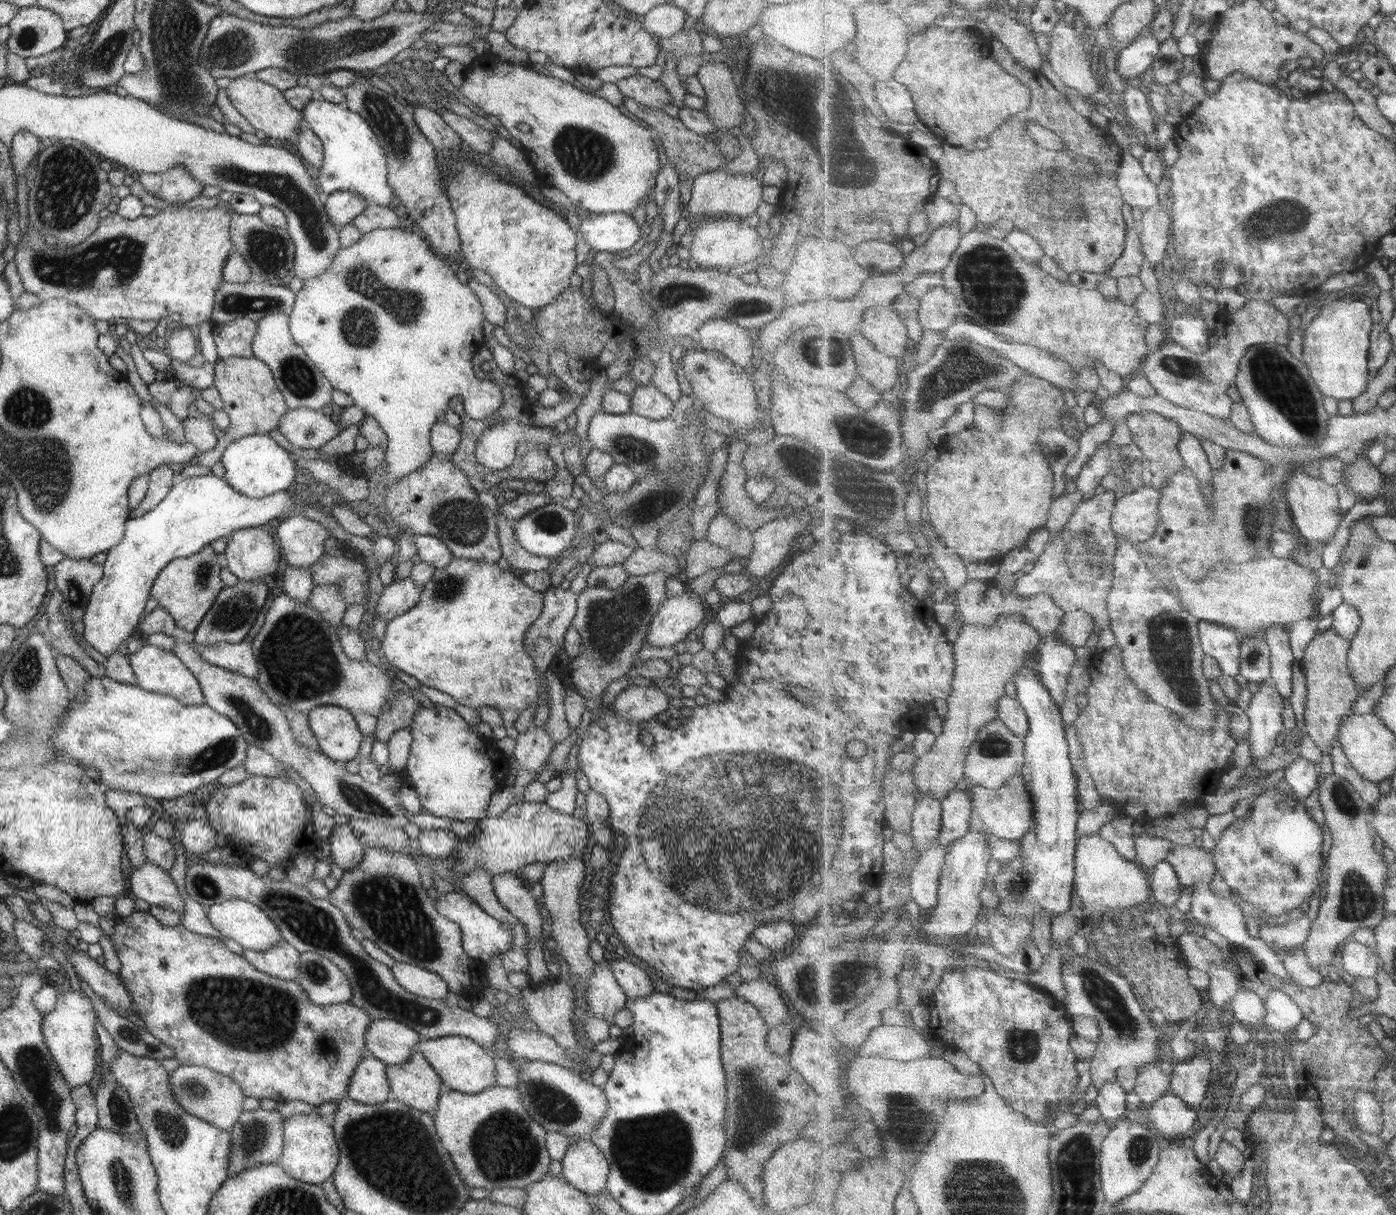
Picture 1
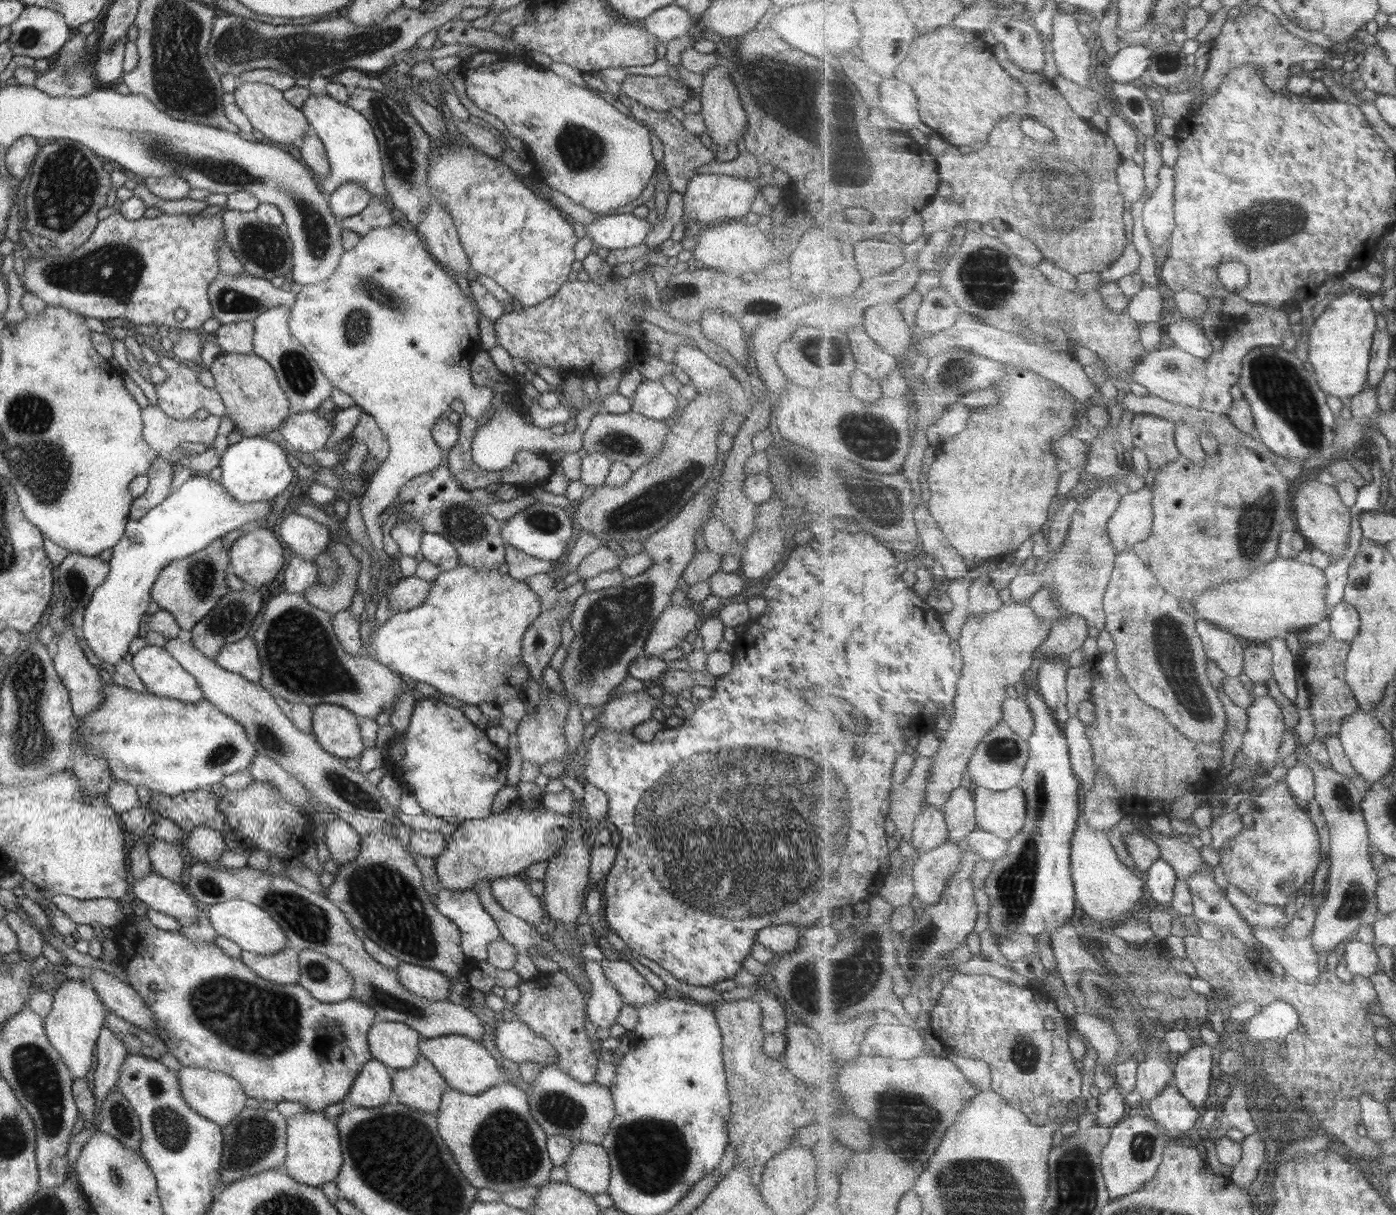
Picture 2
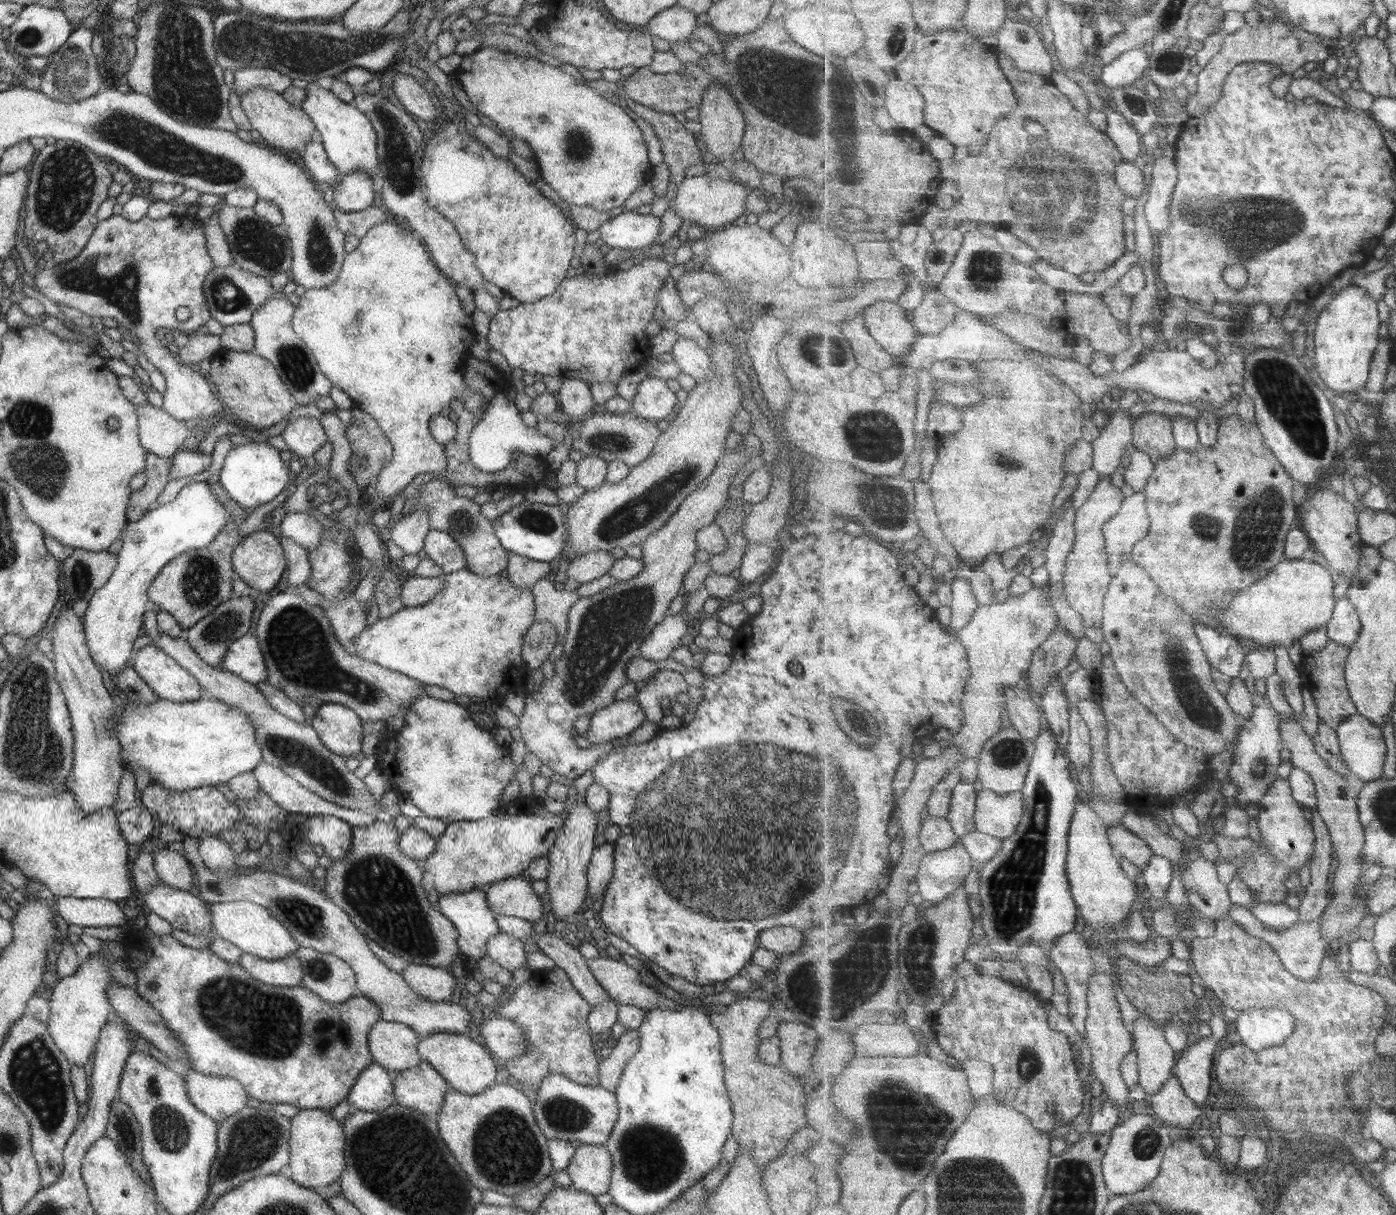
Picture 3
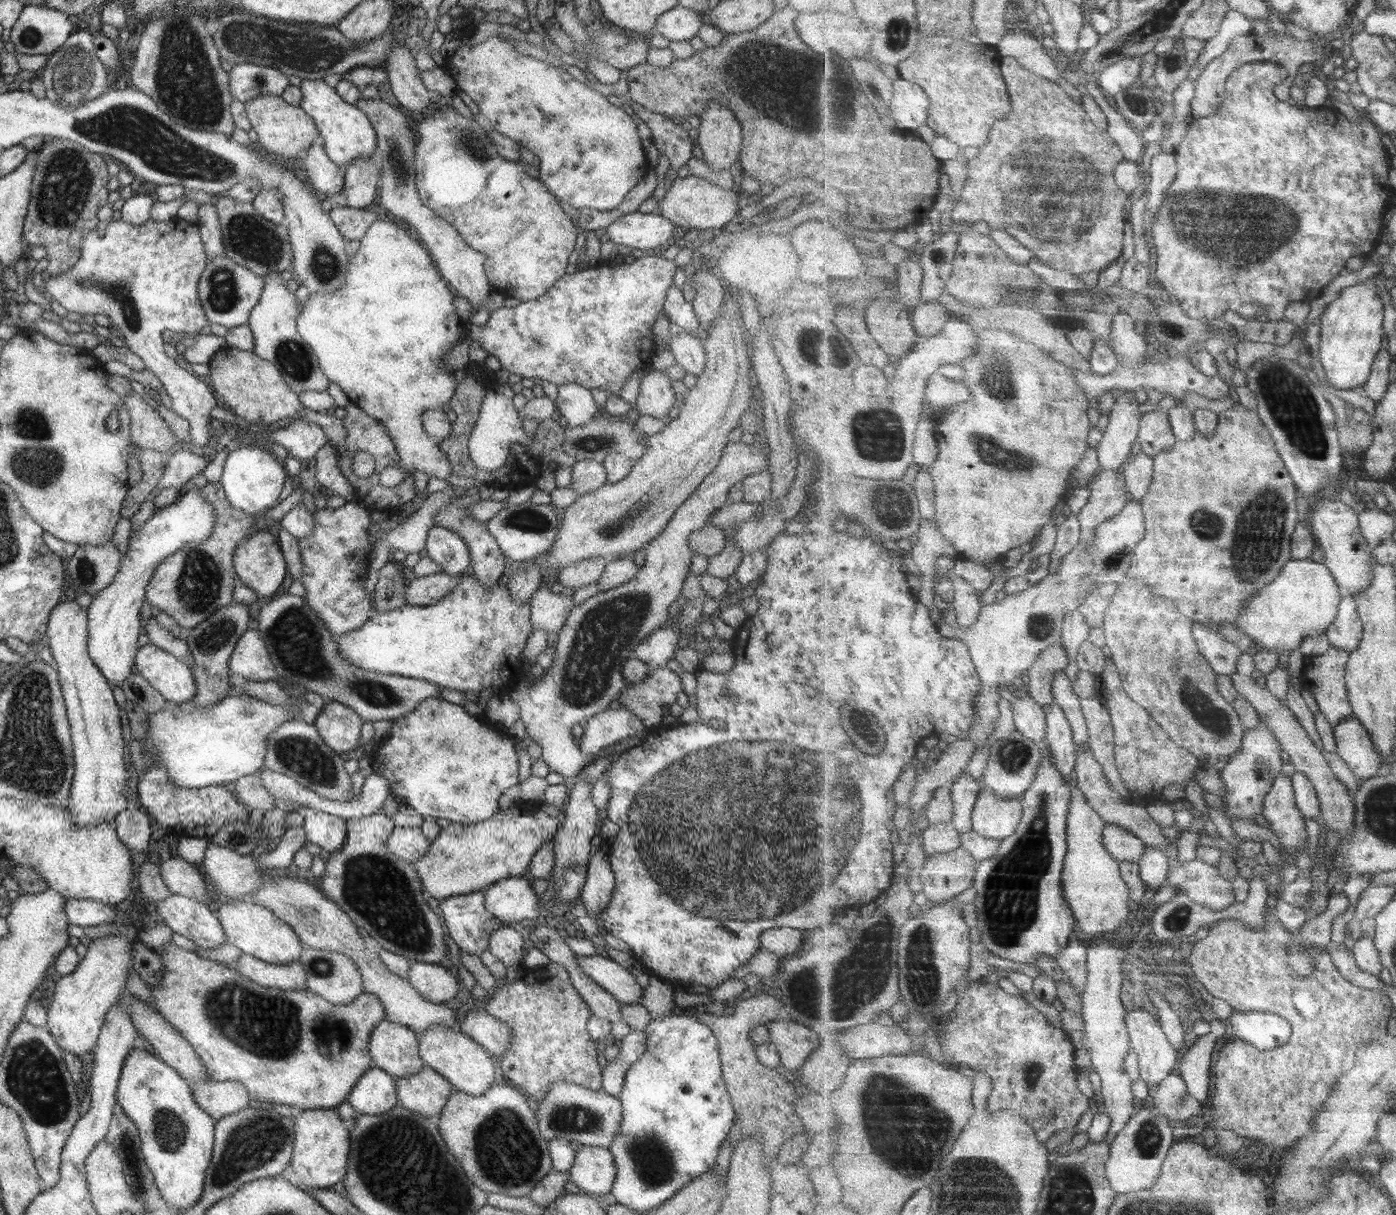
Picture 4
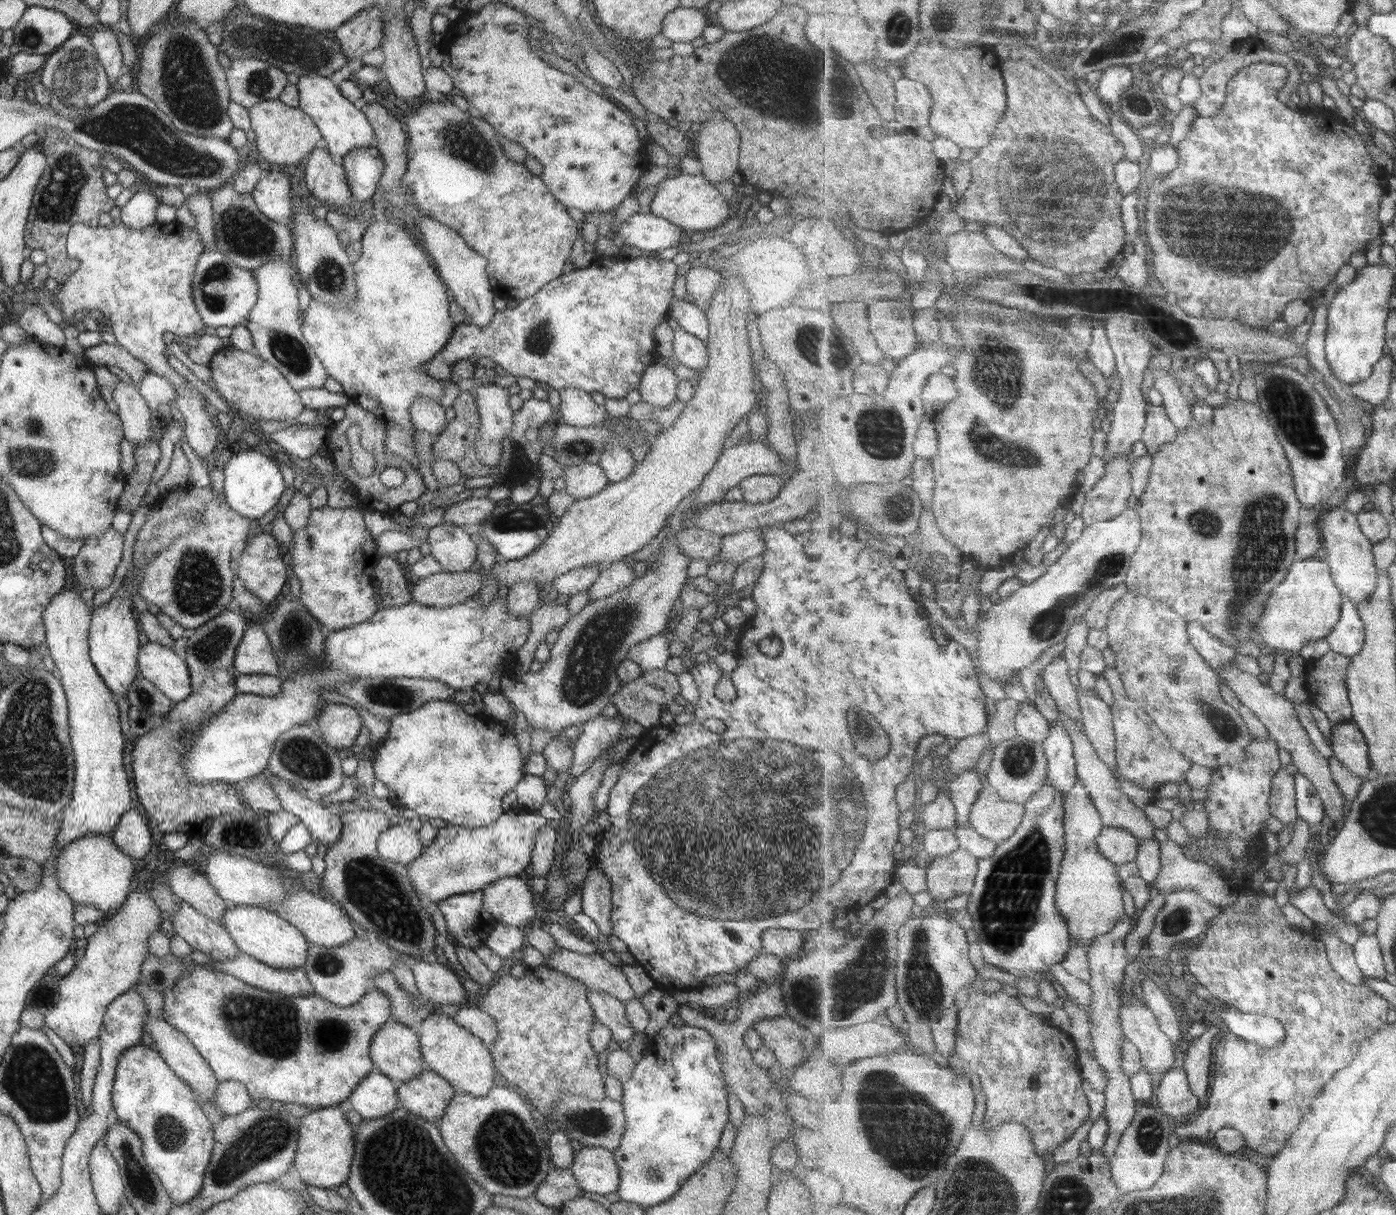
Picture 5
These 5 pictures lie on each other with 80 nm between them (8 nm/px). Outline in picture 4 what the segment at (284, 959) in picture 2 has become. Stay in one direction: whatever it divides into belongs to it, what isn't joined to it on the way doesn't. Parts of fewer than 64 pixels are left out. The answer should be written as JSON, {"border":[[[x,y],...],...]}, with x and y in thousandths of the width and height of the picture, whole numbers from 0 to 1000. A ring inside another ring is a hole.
{"border":[[[173,784],[165,796],[179,808],[201,816],[218,816],[218,799],[213,791],[207,793],[191,793]]]}

